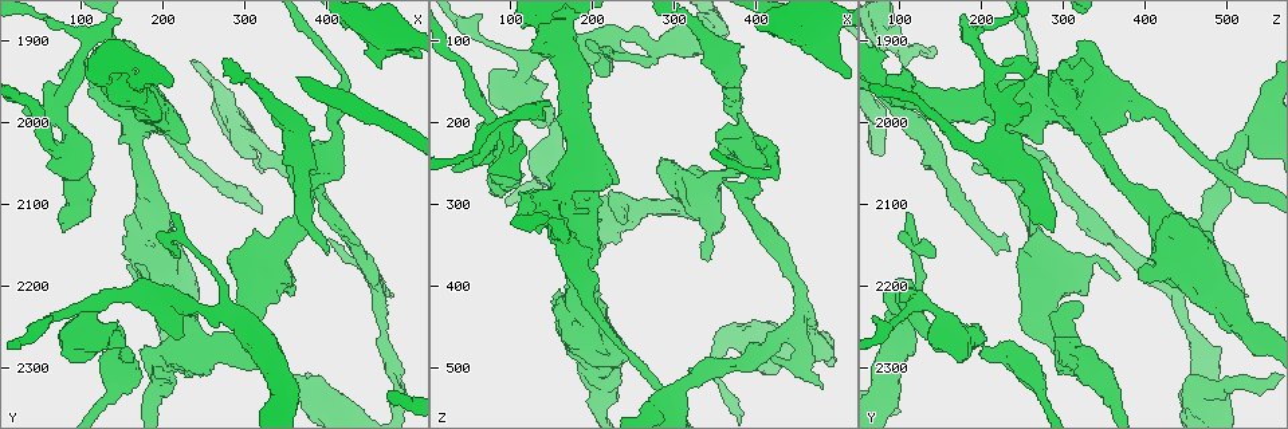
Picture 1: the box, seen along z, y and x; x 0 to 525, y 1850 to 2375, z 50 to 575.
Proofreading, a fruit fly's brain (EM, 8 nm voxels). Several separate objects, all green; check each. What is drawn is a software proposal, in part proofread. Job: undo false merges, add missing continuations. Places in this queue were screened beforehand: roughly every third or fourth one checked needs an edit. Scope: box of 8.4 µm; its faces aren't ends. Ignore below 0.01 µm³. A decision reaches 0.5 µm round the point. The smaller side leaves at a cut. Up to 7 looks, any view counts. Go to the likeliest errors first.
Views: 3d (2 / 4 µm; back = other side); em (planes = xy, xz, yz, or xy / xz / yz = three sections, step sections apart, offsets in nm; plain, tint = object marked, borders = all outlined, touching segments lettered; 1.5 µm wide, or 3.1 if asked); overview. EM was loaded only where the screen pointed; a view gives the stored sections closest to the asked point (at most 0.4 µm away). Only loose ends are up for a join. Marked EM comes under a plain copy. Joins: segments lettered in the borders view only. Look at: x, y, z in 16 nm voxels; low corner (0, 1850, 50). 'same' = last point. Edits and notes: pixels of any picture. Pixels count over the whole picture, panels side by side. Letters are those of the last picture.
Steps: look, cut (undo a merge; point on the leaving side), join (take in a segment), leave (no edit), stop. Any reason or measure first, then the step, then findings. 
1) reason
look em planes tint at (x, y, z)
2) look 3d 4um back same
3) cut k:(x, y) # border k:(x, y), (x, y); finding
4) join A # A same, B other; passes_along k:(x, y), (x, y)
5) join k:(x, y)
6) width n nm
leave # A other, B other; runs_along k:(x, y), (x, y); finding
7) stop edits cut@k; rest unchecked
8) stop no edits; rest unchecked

look em yz step 4 borders at (400, 2160, 235)

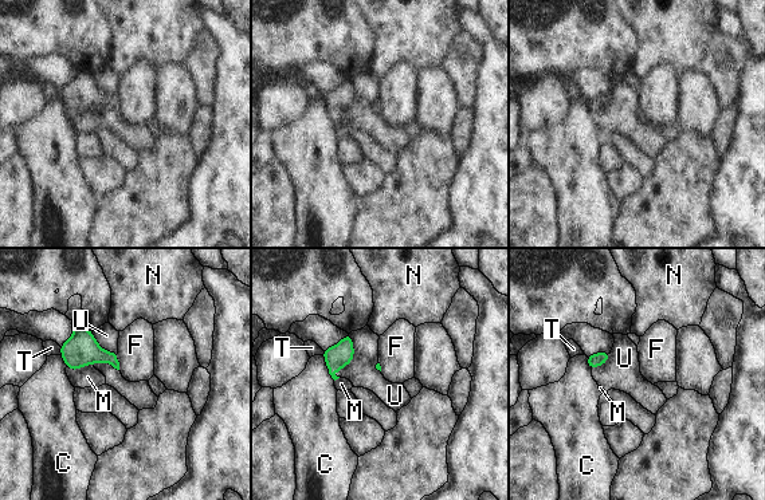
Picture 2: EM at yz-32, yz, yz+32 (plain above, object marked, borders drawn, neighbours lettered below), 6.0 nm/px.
look em planes borders same

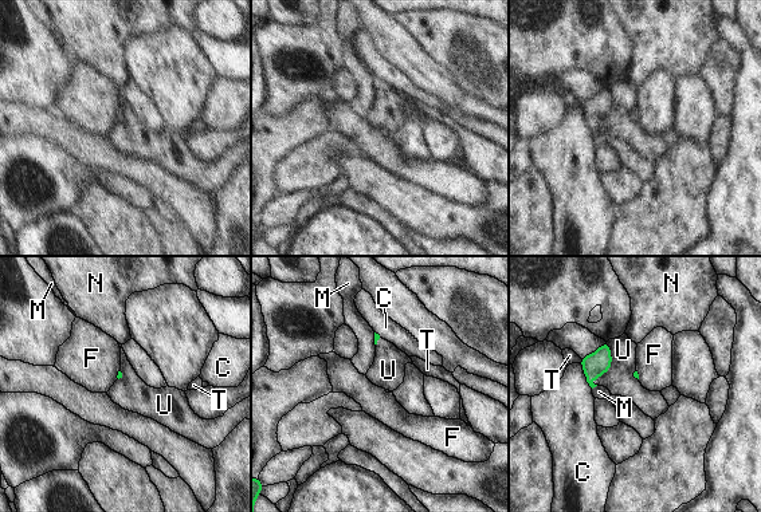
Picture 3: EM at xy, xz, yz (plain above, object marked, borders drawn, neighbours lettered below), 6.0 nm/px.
leave # C other, F other, M other, N other, T other, U other; none of them fits

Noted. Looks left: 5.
stops while still wide
look 3d 2um at (360, 2210, 330)

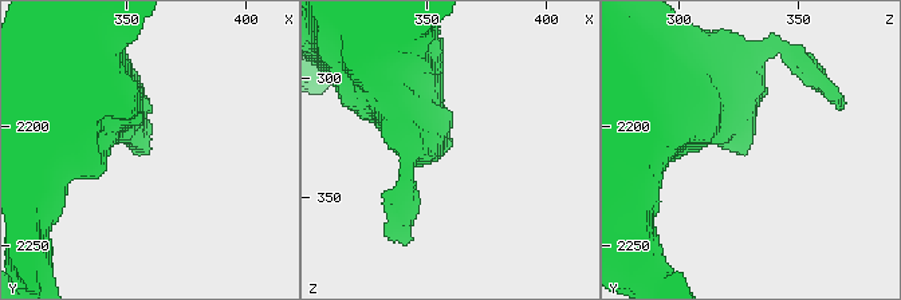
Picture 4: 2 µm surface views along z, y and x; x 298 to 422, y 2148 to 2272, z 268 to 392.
need the tissue
look em planes tint at (359, 2212, 327)

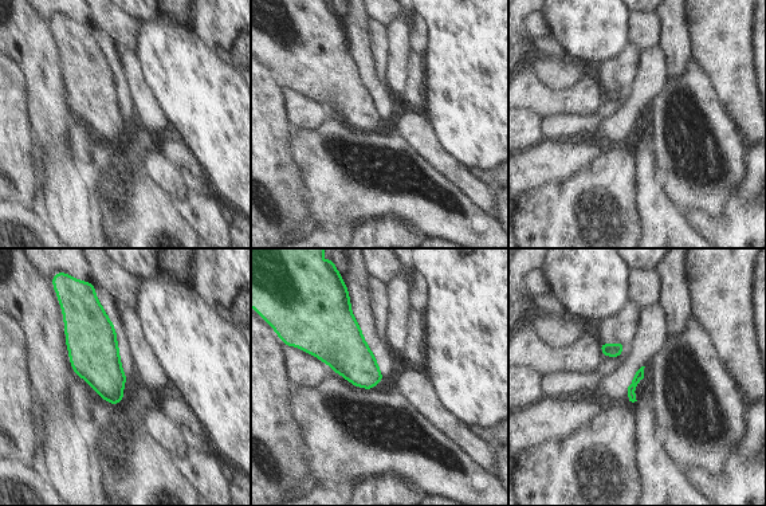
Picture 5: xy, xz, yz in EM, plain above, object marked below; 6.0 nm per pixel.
look em planes borders same

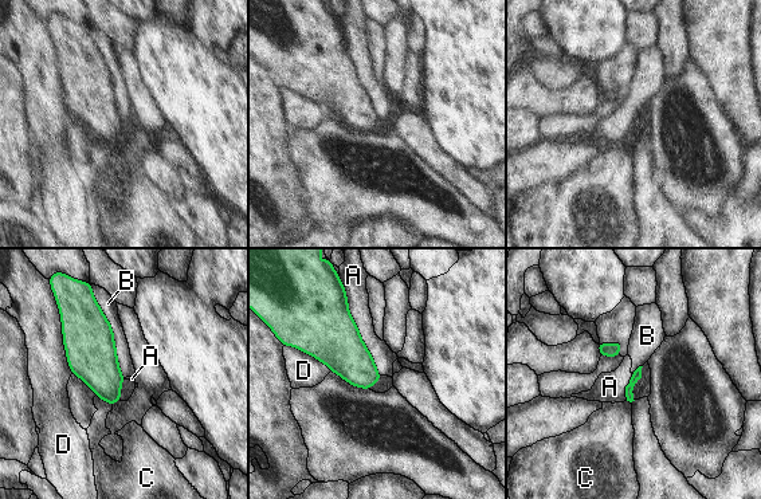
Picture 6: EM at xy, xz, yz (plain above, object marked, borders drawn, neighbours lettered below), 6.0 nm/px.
leave # A other, B other, C other, D other; no lettered segment goes on from it

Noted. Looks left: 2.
branch stops here
look em planes borders at (205, 2115, 110)

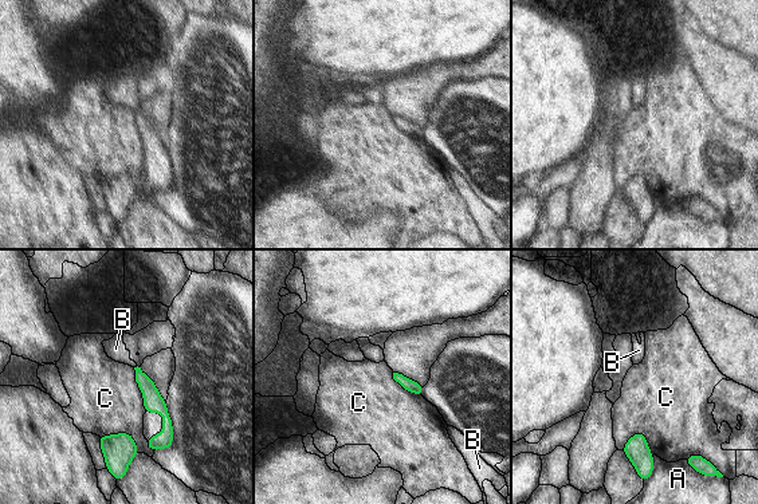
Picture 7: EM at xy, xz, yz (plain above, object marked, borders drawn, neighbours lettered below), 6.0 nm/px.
leave # A other, B other, C other; runs_along 7:(138, 373), (165, 413), (165, 445); no lettered segment goes on from it

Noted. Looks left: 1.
stop no edits; rest unchecked

